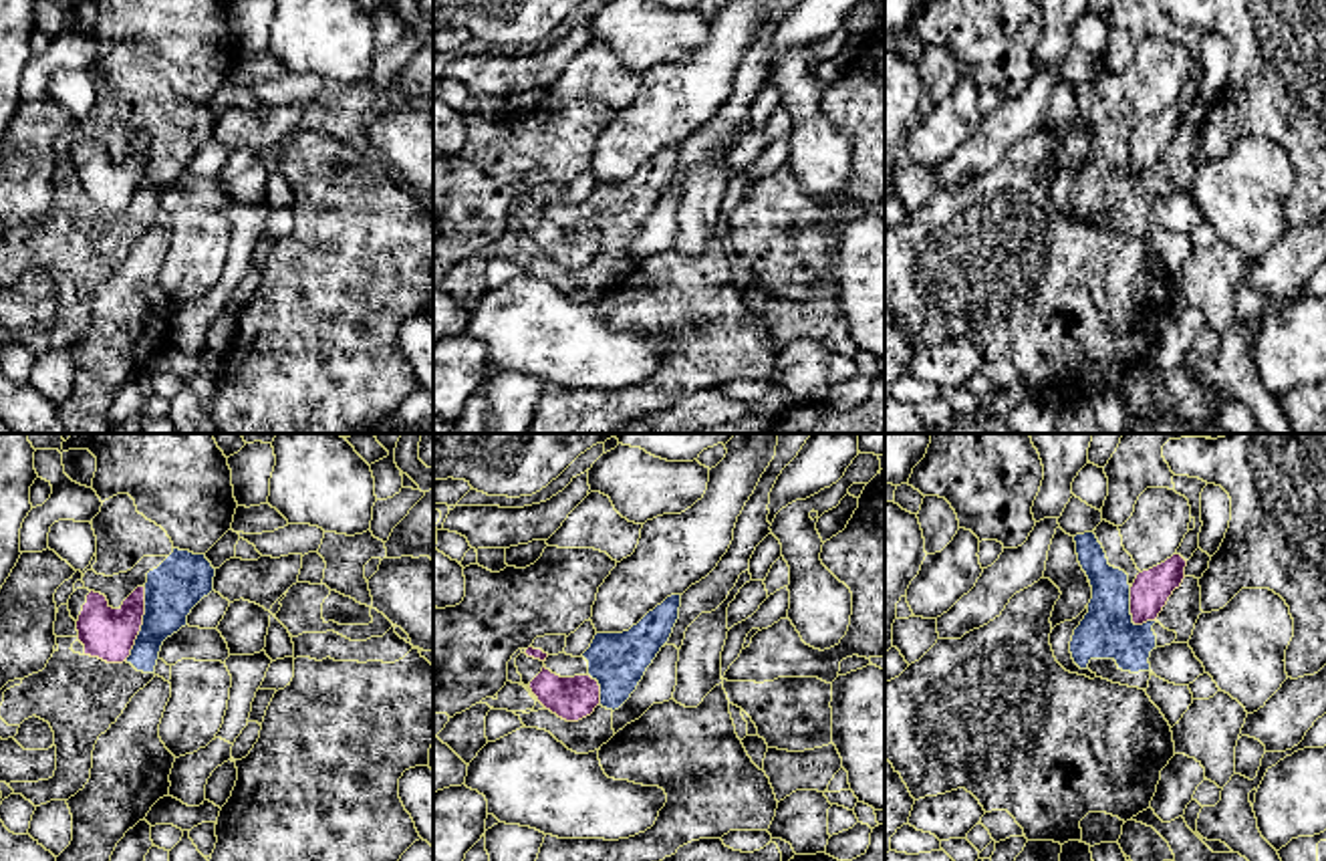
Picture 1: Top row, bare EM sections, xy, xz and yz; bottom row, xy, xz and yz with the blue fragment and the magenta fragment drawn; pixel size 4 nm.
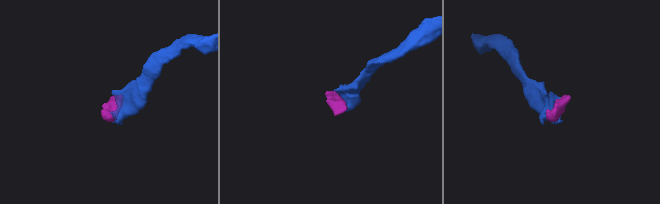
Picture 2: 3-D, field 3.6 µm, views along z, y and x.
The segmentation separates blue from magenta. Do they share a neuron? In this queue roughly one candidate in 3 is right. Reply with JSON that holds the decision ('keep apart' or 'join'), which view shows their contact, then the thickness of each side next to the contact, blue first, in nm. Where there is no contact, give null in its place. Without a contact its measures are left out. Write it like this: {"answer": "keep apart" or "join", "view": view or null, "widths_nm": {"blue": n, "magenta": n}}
{"answer": "keep apart", "view": "xy", "widths_nm": {"blue": 220, "magenta": 220}}

